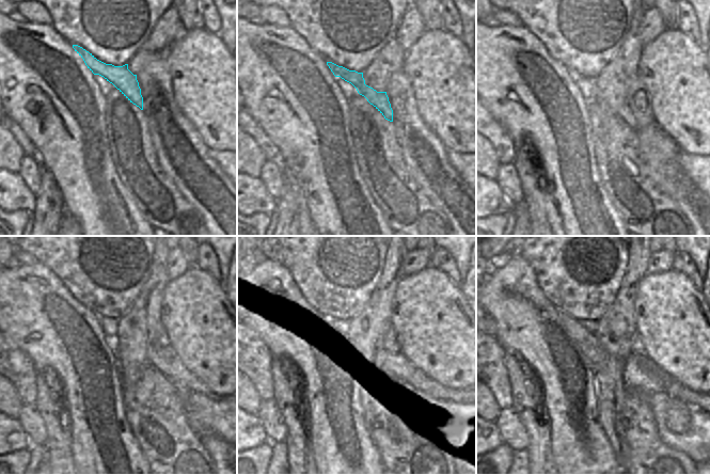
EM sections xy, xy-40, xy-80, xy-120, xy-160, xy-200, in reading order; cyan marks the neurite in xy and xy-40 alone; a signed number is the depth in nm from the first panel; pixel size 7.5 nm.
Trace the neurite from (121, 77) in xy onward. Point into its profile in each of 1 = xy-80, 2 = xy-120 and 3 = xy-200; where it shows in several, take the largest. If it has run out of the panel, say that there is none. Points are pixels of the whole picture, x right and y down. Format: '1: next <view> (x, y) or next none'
1: next xy-80 (625, 112)
2: next xy-120 (172, 369)
3: next xy-200 (675, 390)

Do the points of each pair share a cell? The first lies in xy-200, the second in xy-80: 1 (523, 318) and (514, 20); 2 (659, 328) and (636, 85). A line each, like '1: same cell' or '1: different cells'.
1: different cells
2: different cells

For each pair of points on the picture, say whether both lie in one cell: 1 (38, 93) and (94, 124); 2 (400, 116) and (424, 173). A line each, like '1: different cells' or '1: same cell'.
1: same cell
2: same cell

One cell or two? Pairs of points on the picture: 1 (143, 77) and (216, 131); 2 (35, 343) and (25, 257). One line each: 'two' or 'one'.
1: two
2: two

